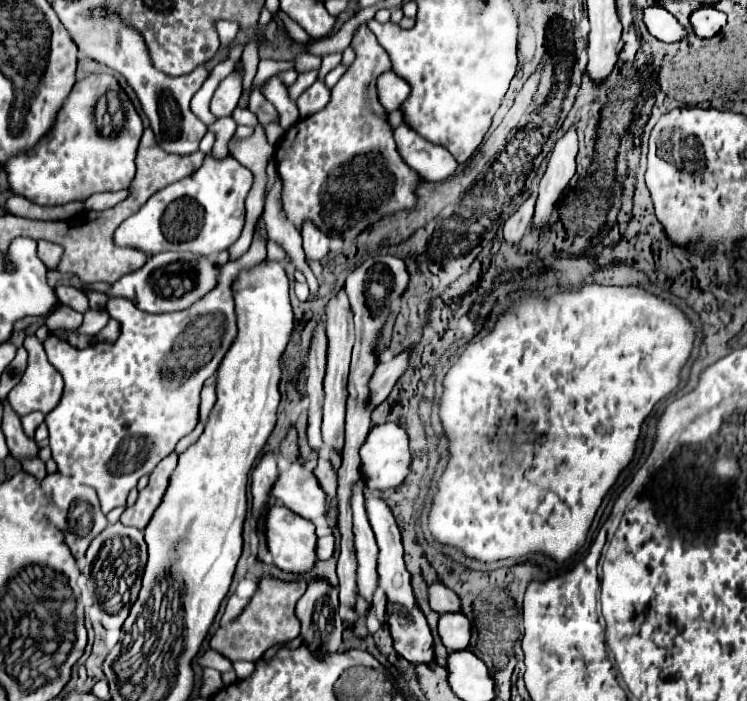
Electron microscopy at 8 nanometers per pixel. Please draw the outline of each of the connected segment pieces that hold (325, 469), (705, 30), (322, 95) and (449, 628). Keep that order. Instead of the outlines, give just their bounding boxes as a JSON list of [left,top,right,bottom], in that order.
[[317,458,337,498],[691,6,727,38],[297,80,331,116],[439,614,473,652]]

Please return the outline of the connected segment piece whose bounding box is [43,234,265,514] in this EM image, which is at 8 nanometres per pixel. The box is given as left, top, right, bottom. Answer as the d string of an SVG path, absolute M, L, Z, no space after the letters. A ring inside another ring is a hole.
M255 234L251 248L241 258L221 266L217 288L189 310L155 316L141 312L127 298L111 296L105 310L111 318L121 322L121 336L117 342L93 344L79 350L53 336L45 340L43 346L49 362L65 380L59 406L45 416L53 460L61 474L73 476L79 484L95 488L103 514L109 514L117 506L125 506L127 496L137 486L139 478L151 474L153 468L175 450L175 444L197 426L203 382L213 374L213 368L217 372L237 336L231 286L241 270L255 268L263 260L265 242ZM195 322L209 322L211 356L195 370L185 370L179 376L167 368L167 360L185 328Z

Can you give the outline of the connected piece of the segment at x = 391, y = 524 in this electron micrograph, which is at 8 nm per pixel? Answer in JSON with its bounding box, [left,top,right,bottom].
[363,486,435,662]

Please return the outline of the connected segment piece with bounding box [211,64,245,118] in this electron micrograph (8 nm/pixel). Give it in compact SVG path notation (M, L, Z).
M243 64L239 68L235 68L223 82L221 86L215 90L213 94L213 100L211 100L211 112L217 116L217 118L223 118L223 116L231 116L233 110L237 108L237 102L239 102L239 96L243 92Z

